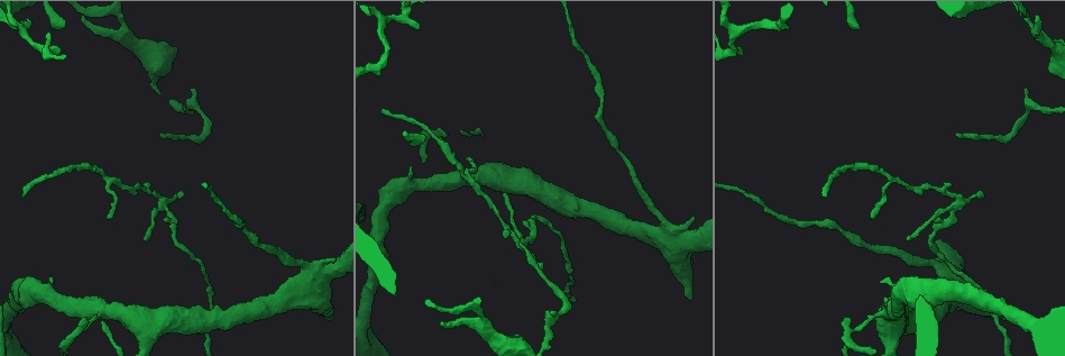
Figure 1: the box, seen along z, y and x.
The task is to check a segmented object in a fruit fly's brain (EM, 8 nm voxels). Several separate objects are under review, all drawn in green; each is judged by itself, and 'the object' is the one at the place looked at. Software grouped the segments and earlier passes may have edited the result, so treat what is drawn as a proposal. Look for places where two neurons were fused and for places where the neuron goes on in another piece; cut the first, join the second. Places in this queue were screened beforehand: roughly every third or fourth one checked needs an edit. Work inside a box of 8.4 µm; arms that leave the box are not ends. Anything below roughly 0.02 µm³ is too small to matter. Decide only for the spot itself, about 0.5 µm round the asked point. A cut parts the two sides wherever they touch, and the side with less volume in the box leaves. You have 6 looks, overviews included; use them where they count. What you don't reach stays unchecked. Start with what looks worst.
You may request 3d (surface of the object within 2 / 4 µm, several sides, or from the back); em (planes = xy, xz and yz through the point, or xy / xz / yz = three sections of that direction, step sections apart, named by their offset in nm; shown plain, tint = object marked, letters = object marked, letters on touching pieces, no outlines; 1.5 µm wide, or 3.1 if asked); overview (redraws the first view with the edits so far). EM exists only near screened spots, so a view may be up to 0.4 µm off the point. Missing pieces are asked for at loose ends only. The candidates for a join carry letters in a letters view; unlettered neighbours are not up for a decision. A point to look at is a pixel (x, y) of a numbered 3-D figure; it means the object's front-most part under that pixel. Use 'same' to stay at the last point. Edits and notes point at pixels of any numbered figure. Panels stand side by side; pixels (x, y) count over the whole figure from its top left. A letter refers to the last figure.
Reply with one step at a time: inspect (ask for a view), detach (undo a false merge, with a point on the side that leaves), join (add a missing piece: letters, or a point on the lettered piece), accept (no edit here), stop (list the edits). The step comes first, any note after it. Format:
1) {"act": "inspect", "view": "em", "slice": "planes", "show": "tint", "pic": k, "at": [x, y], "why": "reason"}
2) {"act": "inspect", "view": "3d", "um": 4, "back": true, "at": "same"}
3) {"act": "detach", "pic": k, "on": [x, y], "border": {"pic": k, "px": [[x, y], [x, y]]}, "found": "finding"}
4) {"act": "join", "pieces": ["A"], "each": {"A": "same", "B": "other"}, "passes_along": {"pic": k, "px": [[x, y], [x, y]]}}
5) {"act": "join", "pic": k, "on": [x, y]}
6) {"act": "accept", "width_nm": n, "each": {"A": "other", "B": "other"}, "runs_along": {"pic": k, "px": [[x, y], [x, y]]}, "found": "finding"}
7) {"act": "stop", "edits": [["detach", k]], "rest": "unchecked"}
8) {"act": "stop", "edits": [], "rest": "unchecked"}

{"act": "inspect", "view": "em", "slice": "planes", "show": "letters", "pic": 1, "at": [743, 54], "why": "free end"}

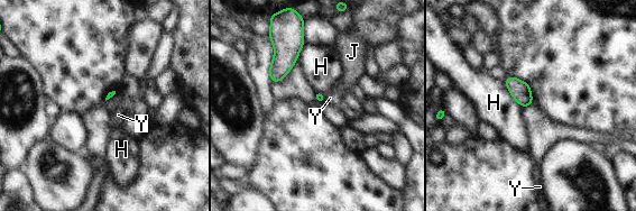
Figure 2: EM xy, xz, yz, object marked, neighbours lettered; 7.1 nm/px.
{"act": "accept", "each": {"H": "other", "J": "other", "Y": "other"}, "border": {"pic": 2, "px": [[323, 94], [324, 101]]}, "found": "no lettered piece goes on from it"}

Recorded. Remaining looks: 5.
{"act": "inspect", "view": "em", "slice": "xz", "step": 8, "show": "letters", "pic": 1, "at": [542, 264], "why": "an open end"}

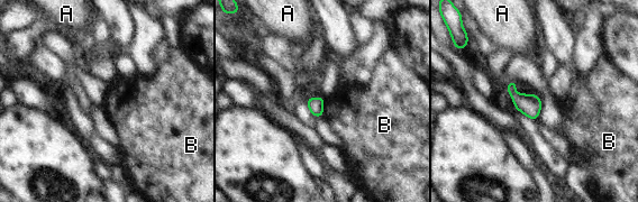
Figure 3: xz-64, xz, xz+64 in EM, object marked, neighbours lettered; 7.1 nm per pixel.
{"act": "inspect", "view": "em", "slice": "planes", "show": "letters", "at": "same", "why": "cut it another way"}

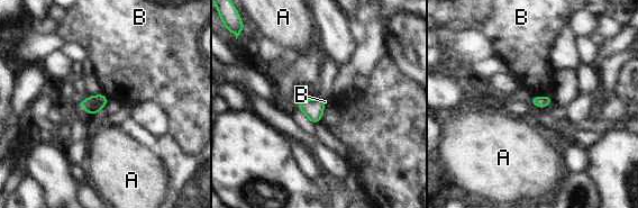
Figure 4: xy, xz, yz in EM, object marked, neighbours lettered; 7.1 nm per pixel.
{"act": "accept", "each": {"A": "other", "B": "other"}, "border": {"pic": 4, "px": [[532, 95], [552, 97]]}, "found": "none of them fits"}

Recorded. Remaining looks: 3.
{"act": "inspect", "view": "3d", "um": 4, "pic": 1, "at": [383, 109], "why": "tapers out"}

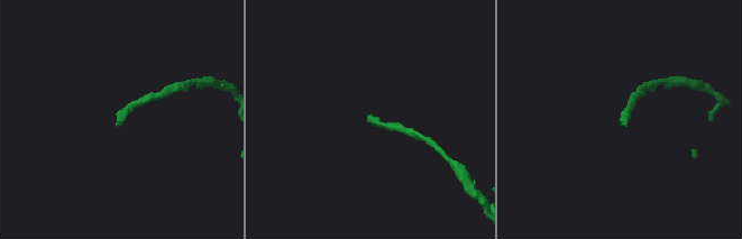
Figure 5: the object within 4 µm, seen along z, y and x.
{"act": "inspect", "view": "em", "slice": "xz", "step": 8, "show": "letters", "pic": 5, "at": [368, 117]}

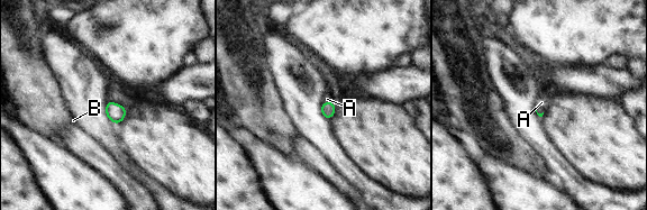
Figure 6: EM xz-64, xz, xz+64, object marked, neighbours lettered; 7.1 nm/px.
{"act": "inspect", "view": "em", "slice": "planes", "show": "letters", "at": "same"}

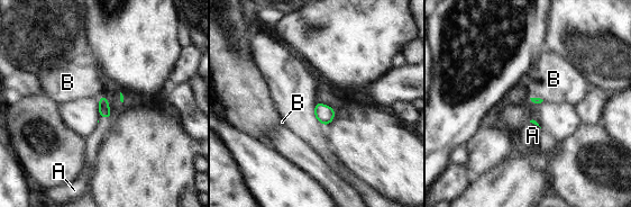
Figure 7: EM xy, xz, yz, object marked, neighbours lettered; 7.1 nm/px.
{"act": "join", "pieces": ["A"], "each": {"A": "same", "B": "other"}, "passes_along": {"pic": 7, "px": [[103, 111], [104, 116], [92, 142]]}, "found": "the neuron continues"}

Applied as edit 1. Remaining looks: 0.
{"act": "stop", "edits": [["join", 7]], "rest": "unchecked"}

